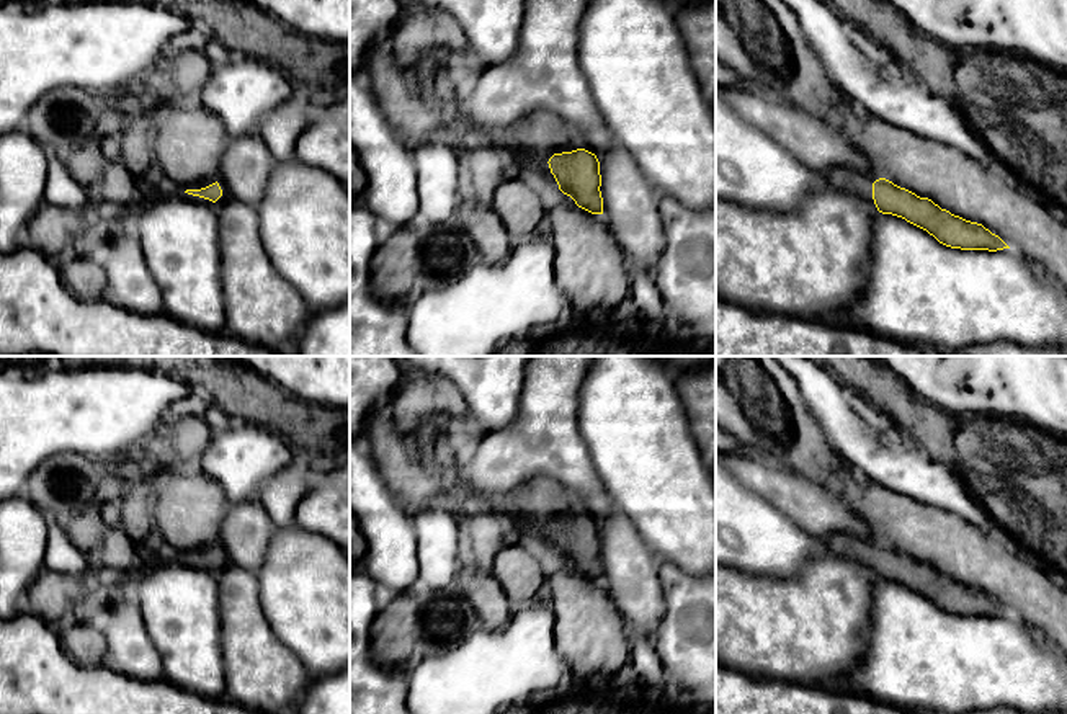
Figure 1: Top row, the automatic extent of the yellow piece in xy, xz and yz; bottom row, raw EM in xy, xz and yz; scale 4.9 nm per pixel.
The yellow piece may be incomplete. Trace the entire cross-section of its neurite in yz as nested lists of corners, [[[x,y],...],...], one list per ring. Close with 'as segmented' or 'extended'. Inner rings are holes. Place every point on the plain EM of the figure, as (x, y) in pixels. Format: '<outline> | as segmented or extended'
[[[879,544],[873,549],[873,565],[879,578],[905,585],[926,596],[946,613],[989,618],[1010,614],[982,590],[954,582],[941,575],[931,565],[920,564],[886,544]]] | as segmented

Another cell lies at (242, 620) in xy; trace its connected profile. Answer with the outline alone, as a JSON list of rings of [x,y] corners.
[[[225,559],[214,570],[219,585],[224,698],[260,712],[279,714],[284,707],[297,703],[312,676],[302,662],[278,640],[266,623],[257,573]]]

